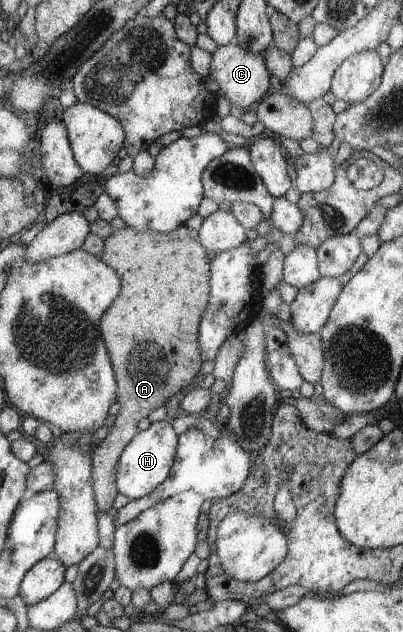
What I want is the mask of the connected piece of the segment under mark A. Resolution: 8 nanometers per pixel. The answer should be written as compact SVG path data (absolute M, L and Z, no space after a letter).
M185 224L168 233L140 231L133 227L117 229L104 239L104 249L99 257L117 272L122 282L119 296L100 320L100 333L117 381L115 401L119 402L119 412L112 429L92 454L91 478L96 505L99 511L107 511L118 494L116 474L121 453L140 431L137 428L139 420L148 418L151 411L163 407L171 396L189 385L200 370L206 370L198 341L198 328L210 297L211 260L198 241L198 231Z

